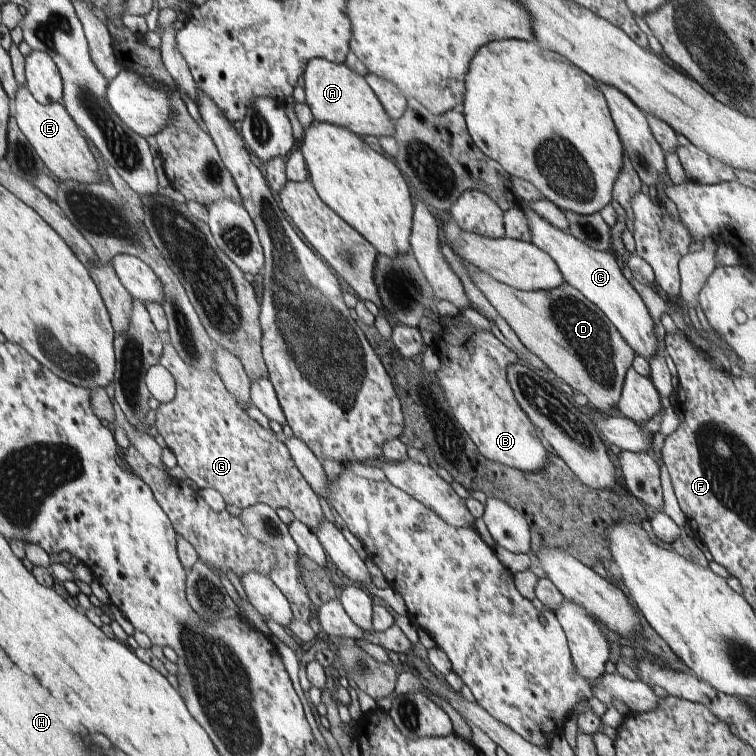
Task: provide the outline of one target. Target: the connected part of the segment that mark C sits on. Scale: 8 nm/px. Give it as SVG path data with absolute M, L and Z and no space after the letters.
M520 202L520 208L529 220L531 242L553 257L554 262L561 269L564 282L578 289L591 303L604 312L636 354L643 356L646 360L652 358L660 350L654 330L655 324L638 292L622 275L619 257L613 251L597 251L580 239L574 238L572 233L556 228L529 209L525 202Z

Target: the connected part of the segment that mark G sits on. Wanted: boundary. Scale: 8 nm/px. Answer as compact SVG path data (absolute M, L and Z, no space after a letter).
M166 344L161 365L175 378L175 397L162 403L156 416L156 428L167 447L177 458L177 465L184 470L187 478L196 482L198 488L214 489L223 496L223 504L234 504L245 509L258 503L273 508L288 508L295 518L303 522L312 532L321 527L324 513L318 495L305 481L304 475L296 466L288 447L281 442L281 436L274 436L270 430L250 418L246 411L238 407L236 397L225 387L214 369L197 369L186 364L171 344Z

